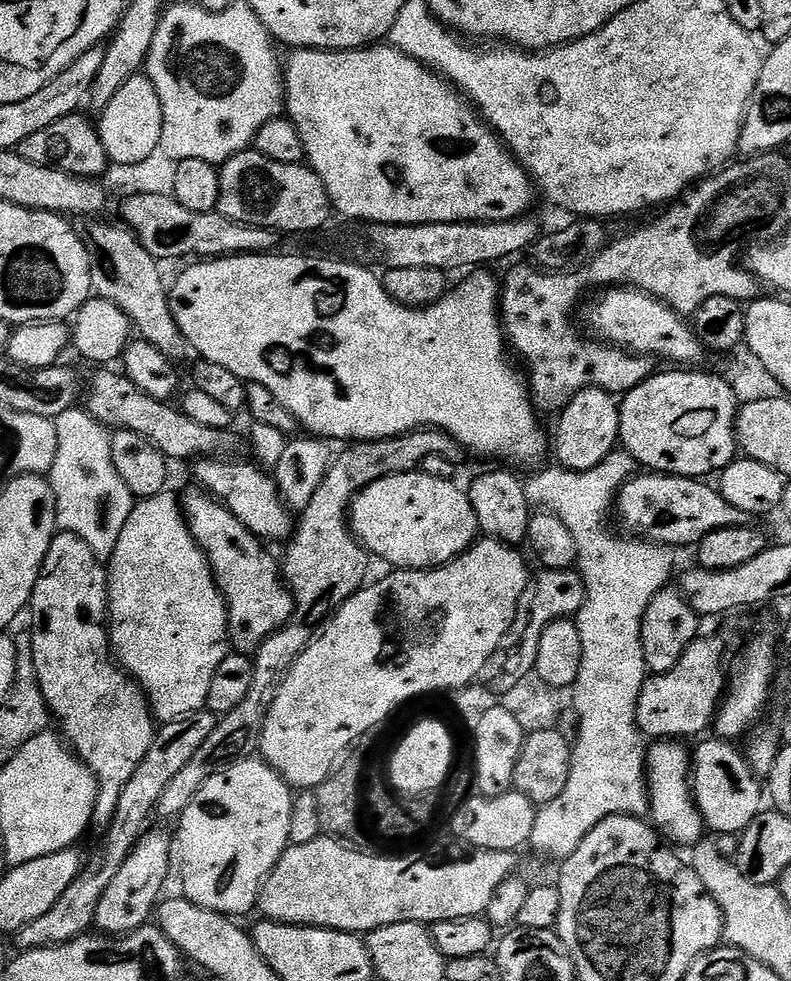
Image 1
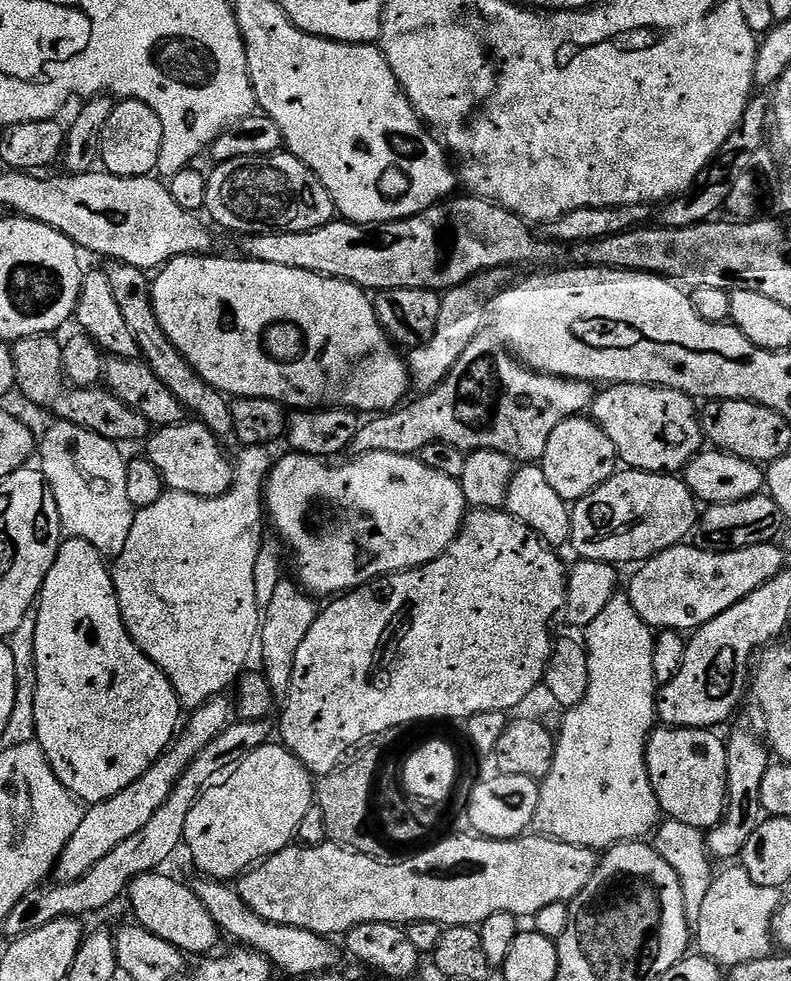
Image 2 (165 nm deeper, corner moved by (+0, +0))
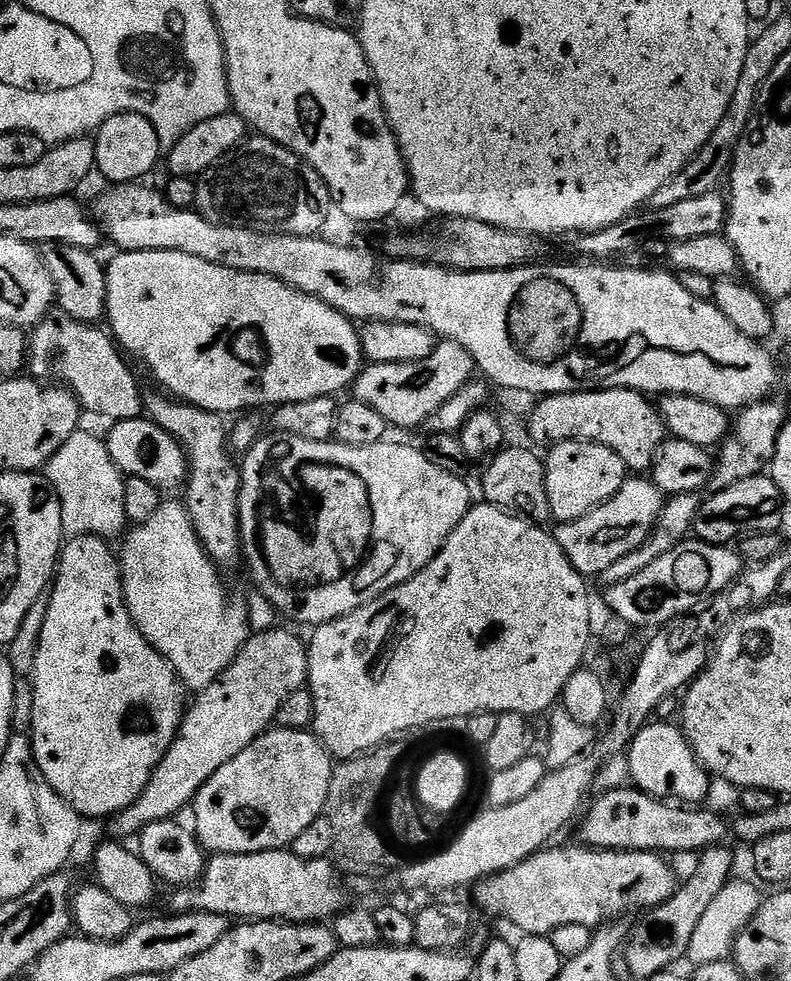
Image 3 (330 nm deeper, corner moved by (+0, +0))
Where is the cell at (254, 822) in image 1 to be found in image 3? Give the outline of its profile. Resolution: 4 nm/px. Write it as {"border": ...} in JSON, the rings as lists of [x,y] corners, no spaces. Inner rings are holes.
{"border":[[[277,727],[259,736],[254,743],[246,746],[242,754],[230,758],[222,770],[209,778],[196,795],[196,828],[194,835],[200,847],[208,854],[254,854],[287,849],[324,812],[328,800],[330,778],[334,767],[324,745],[311,731],[290,730]]]}

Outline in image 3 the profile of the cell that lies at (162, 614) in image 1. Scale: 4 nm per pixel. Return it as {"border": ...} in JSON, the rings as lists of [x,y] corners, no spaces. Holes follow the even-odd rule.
{"border":[[[165,499],[161,502],[158,510],[154,510],[154,515],[146,518],[146,522],[135,525],[123,537],[122,543],[124,543],[124,549],[119,549],[118,559],[120,561],[120,575],[124,577],[124,601],[130,610],[130,618],[138,626],[138,630],[144,635],[146,642],[150,642],[150,646],[154,646],[154,650],[158,650],[158,654],[162,654],[162,658],[166,658],[166,662],[170,662],[170,666],[179,676],[180,682],[184,685],[185,689],[192,691],[193,688],[193,693],[196,694],[203,692],[206,686],[210,686],[231,666],[234,658],[240,653],[241,646],[248,641],[250,629],[248,627],[247,603],[243,599],[228,600],[228,592],[224,589],[223,578],[225,579],[225,577],[222,575],[221,569],[217,568],[216,563],[206,554],[206,550],[202,546],[194,526],[190,522],[188,509],[184,507],[179,499]]]}

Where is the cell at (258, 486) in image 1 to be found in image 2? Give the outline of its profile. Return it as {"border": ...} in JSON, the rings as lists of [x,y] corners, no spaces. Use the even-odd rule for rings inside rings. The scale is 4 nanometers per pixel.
{"border":[[[192,418],[169,428],[156,428],[147,437],[147,444],[146,458],[162,474],[165,489],[195,496],[221,496],[232,489],[233,461],[224,457],[221,437],[199,420]]]}

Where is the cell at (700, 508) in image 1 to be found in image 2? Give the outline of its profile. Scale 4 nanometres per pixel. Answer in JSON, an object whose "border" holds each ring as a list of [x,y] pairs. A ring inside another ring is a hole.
{"border":[[[620,470],[586,499],[571,505],[570,548],[581,560],[601,560],[617,566],[635,565],[676,544],[685,543],[698,524],[696,507],[696,497],[679,475]]]}

